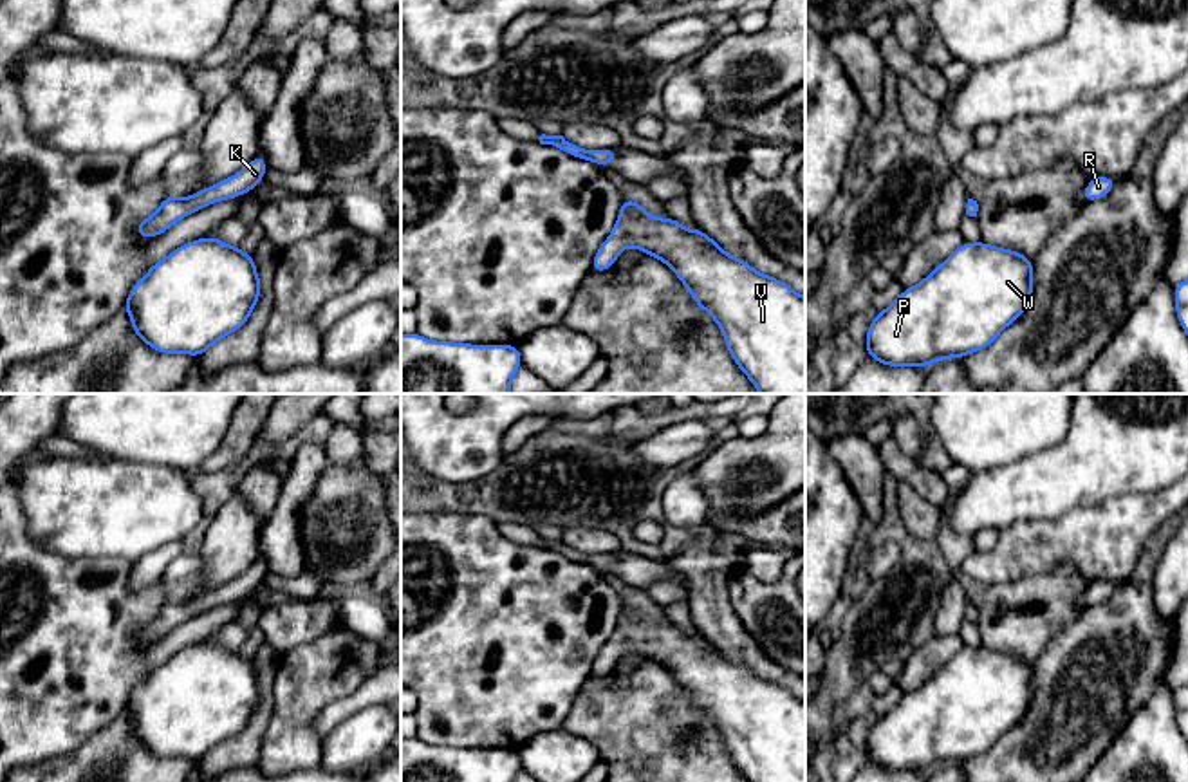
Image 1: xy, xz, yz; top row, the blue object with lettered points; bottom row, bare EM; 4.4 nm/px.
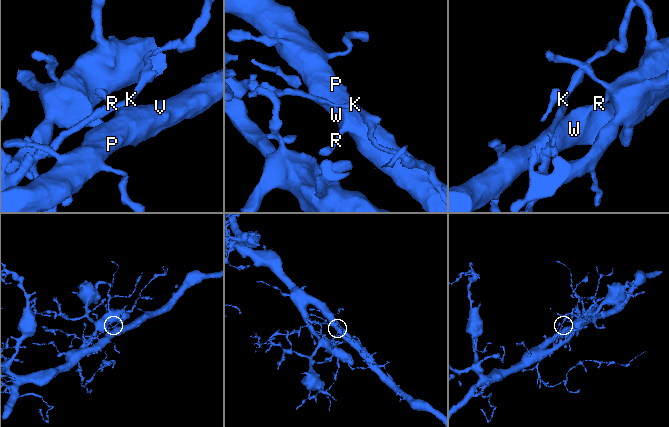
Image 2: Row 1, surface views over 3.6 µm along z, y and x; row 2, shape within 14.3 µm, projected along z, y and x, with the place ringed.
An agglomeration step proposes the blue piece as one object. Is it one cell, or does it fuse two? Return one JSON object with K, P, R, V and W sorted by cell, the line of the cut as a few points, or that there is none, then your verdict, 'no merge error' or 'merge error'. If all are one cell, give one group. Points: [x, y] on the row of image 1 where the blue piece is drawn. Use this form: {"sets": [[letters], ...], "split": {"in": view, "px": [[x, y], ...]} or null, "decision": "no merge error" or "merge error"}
{"sets": [["K", "P", "R", "V", "W"]], "split": null, "decision": "no merge error"}

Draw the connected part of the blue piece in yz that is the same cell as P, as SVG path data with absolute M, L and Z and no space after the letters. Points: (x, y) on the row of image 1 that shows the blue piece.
M962 242L921 284L868 325L868 358L928 367L991 345L1022 316L1033 293L1033 260L986 242Z

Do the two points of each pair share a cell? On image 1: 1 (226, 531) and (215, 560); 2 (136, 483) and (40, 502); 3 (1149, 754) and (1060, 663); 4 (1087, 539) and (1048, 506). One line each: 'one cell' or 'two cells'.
1: one cell
2: one cell
3: two cells
4: two cells

